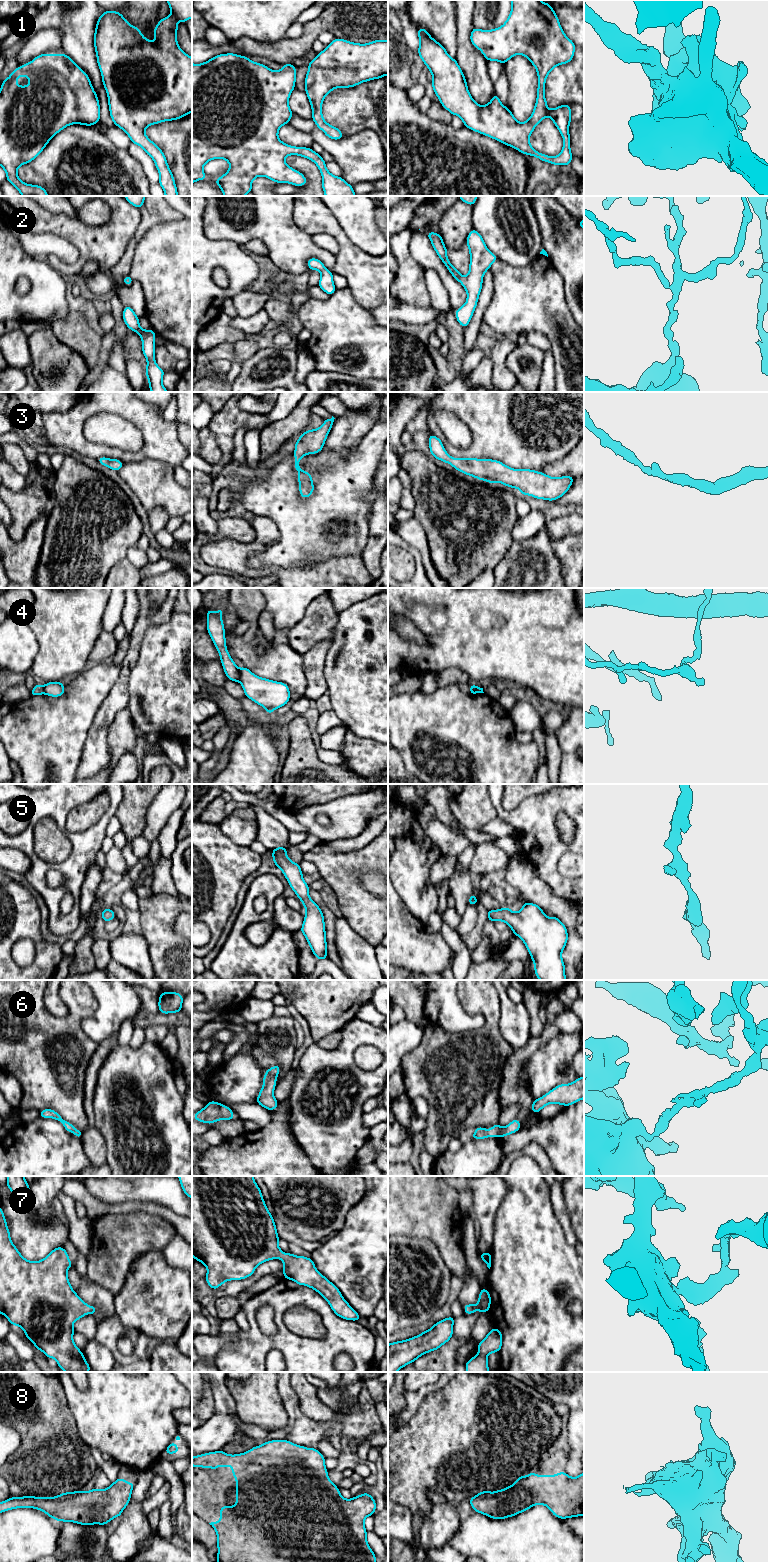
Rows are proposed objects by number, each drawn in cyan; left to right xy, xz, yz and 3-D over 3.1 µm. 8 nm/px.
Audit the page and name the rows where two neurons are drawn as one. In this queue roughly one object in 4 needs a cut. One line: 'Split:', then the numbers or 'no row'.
Split: 4, 8

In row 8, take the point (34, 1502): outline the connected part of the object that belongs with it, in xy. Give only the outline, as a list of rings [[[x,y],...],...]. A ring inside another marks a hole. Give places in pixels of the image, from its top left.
[[[35,1496],[11,1497],[0,1502],[0,1513],[16,1508],[34,1508],[40,1510],[41,1499]]]

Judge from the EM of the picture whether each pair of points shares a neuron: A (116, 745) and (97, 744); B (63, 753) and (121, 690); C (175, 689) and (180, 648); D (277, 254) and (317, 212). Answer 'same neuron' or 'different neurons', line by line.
A: different neurons
B: different neurons
C: same neuron
D: different neurons

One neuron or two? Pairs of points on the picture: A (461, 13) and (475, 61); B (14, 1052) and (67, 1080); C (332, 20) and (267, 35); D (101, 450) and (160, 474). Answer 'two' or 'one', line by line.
A: one
B: one
C: two
D: two

